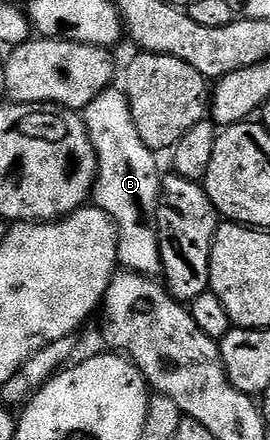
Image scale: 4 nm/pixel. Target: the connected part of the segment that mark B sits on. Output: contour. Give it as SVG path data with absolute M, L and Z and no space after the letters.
M115 86L106 88L81 112L83 124L87 127L99 163L99 173L95 176L93 189L93 204L115 224L115 231L119 234L119 264L126 271L155 278L163 270L157 227L161 203L161 171L159 172L159 164L155 161L158 160L156 153L152 152L149 146L145 146L145 142L141 142L141 134L137 134L137 126L133 122L131 104L127 101L126 91L119 89L118 92L117 88Z

